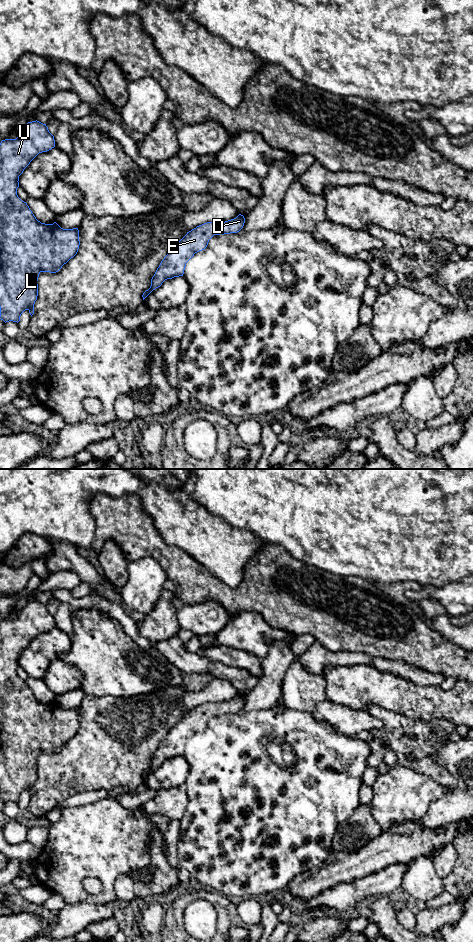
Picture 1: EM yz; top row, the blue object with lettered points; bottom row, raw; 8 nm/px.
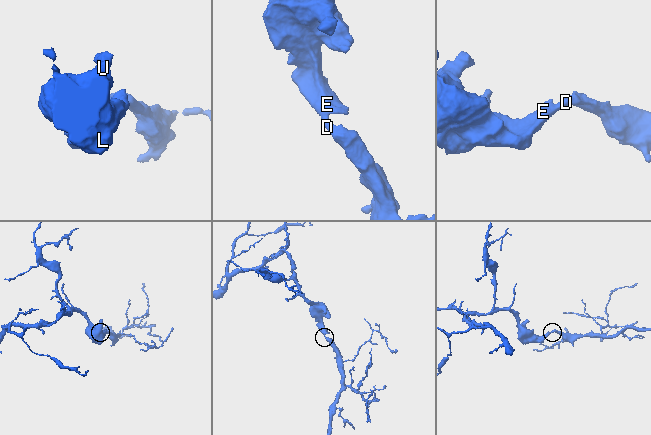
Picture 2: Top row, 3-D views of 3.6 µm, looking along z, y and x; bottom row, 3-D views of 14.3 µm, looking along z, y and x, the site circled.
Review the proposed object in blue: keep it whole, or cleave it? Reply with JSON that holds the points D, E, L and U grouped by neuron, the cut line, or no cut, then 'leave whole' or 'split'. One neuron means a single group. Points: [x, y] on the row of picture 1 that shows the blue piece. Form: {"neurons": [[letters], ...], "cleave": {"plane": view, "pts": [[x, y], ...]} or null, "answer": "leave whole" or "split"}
{"neurons": [["D", "E", "L", "U"]], "cleave": null, "answer": "leave whole"}

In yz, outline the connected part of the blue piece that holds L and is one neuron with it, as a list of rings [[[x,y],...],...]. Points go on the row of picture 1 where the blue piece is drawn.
[[[37,120],[28,122],[16,139],[5,139],[0,143],[0,319],[5,323],[18,323],[25,310],[32,316],[38,296],[39,274],[58,272],[79,249],[78,228],[63,229],[56,222],[41,223],[17,195],[19,176],[24,169],[39,153],[54,147],[54,136],[46,124]]]

